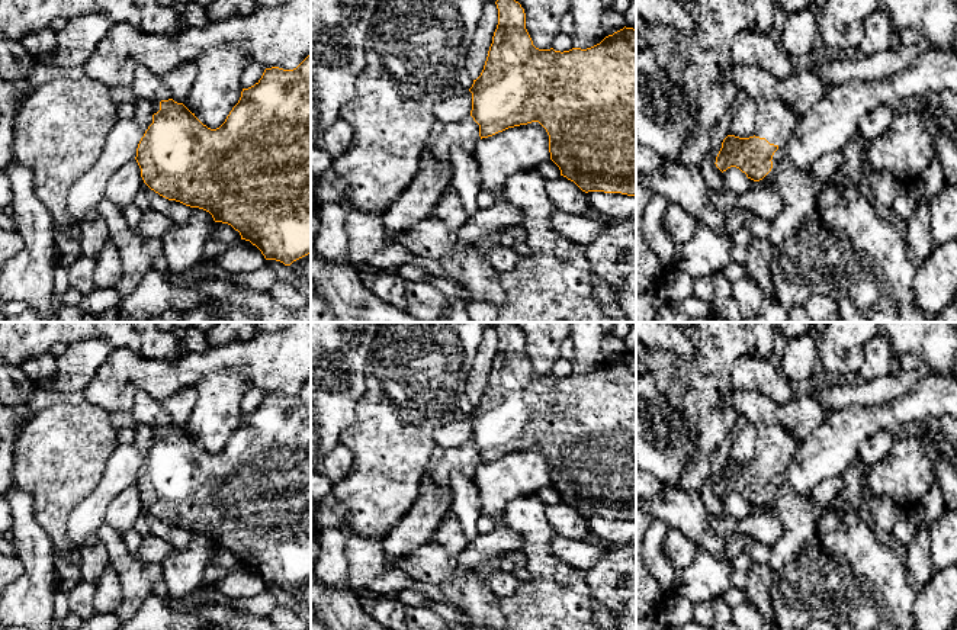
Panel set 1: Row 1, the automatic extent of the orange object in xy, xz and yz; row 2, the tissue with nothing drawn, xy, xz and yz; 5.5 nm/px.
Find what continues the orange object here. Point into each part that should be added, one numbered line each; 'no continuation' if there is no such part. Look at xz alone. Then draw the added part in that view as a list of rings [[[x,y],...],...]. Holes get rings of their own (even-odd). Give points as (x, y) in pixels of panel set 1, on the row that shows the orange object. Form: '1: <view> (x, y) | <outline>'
1: xz (465, 134) | [[[469,115],[441,131],[433,144],[433,158],[446,167],[450,167],[450,148],[453,145],[472,154],[479,141],[479,125]]]

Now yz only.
1: yz (774, 121) | [[[757,99],[755,136],[783,145],[791,135],[799,118],[777,99]]]

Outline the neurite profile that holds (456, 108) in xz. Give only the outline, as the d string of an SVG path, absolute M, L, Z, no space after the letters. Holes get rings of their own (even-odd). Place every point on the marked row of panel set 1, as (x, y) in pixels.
M468 90L463 94L455 94L434 107L436 119L446 126L459 122L471 115L472 93Z

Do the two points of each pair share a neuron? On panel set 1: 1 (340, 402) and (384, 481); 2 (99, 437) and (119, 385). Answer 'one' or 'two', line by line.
1: two
2: two

